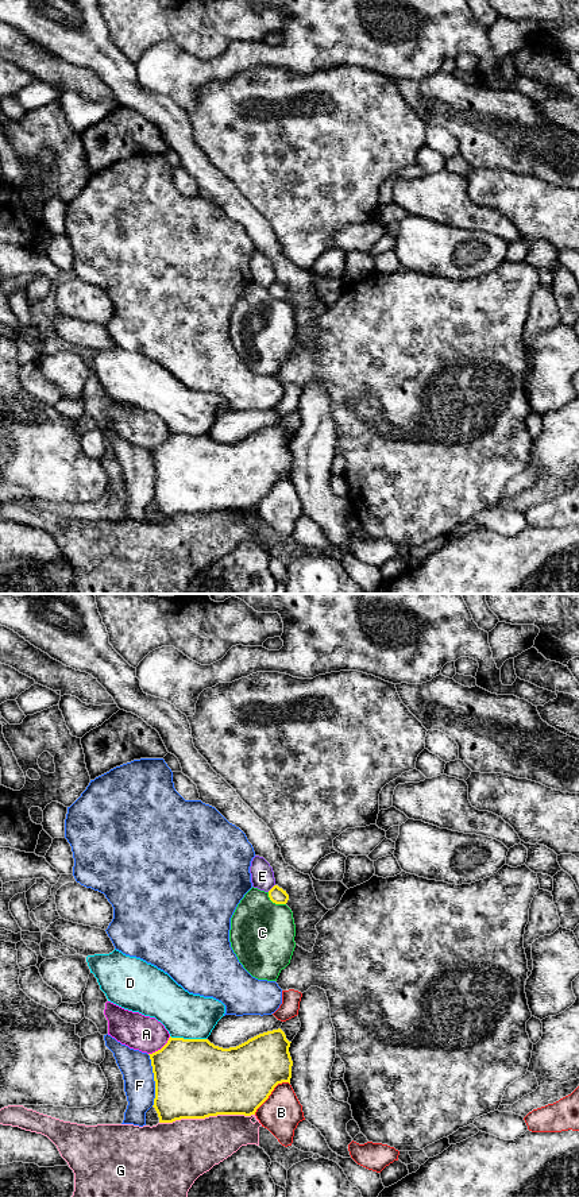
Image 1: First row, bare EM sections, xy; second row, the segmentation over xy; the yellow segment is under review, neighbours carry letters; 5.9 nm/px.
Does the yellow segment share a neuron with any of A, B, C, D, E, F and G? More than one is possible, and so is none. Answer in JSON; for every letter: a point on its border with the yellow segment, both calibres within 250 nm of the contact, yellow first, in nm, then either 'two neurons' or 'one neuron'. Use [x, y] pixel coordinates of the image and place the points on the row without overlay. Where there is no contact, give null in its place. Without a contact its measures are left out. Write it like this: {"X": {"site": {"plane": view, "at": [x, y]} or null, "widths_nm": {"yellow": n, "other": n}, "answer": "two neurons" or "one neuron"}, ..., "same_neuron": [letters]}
{"A": {"site": {"plane": "xy", "at": [161, 444]}, "widths_nm": {"yellow": 460, "other": 220}, "answer": "two neurons"}, "B": {"site": {"plane": "xy", "at": [270, 489]}, "widths_nm": {"yellow": 400, "other": 240}, "answer": "two neurons"}, "C": {"site": {"plane": "xy", "at": [274, 297]}, "widths_nm": {"yellow": 100, "other": 380}, "answer": "two neurons"}, "D": {"site": {"plane": "xy", "at": [188, 435]}, "widths_nm": {"yellow": 460, "other": 280}, "answer": "two neurons"}, "E": {"site": {"plane": "xy", "at": [271, 284]}, "widths_nm": {"yellow": 100, "other": 140}, "answer": "two neurons"}, "F": {"site": {"plane": "xy", "at": [154, 475]}, "widths_nm": {"yellow": 460, "other": 190}, "answer": "two neurons"}, "G": {"site": {"plane": "xy", "at": [207, 512]}, "widths_nm": {"yellow": 460, "other": 360}, "answer": "two neurons"}, "same_neuron": []}

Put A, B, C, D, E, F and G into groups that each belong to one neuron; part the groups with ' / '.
A / B E / C / D / F / G

